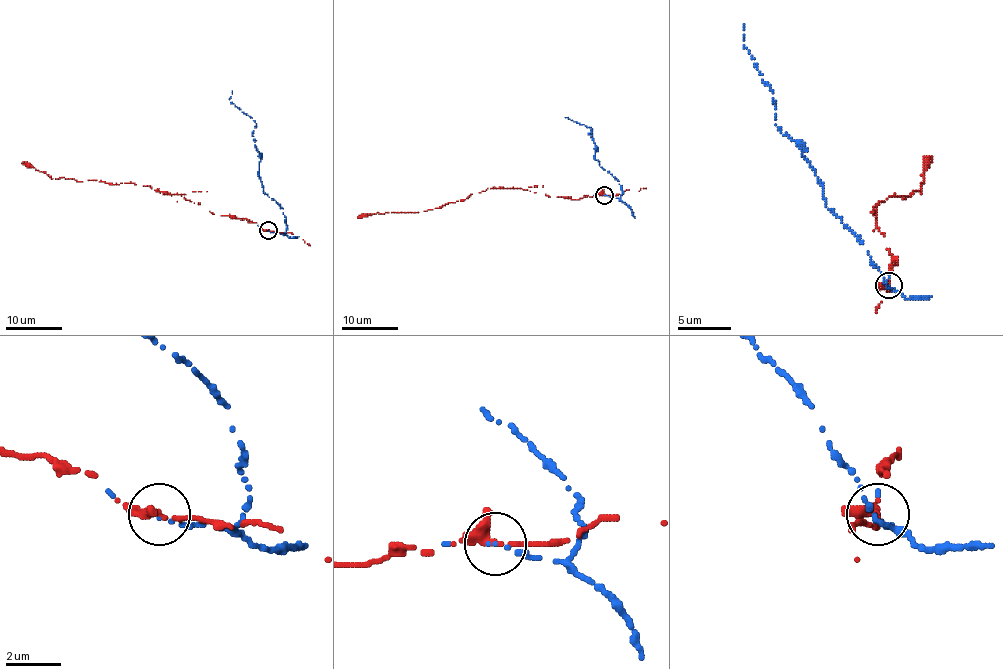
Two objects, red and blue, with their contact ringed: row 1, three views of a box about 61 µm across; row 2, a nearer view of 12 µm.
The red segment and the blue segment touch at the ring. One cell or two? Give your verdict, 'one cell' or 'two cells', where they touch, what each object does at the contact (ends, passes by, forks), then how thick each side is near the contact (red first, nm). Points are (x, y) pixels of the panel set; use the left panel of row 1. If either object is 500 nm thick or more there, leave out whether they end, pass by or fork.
two cells; place (268, 230); red forks; blue ends; calibres 200 and 140 nm

